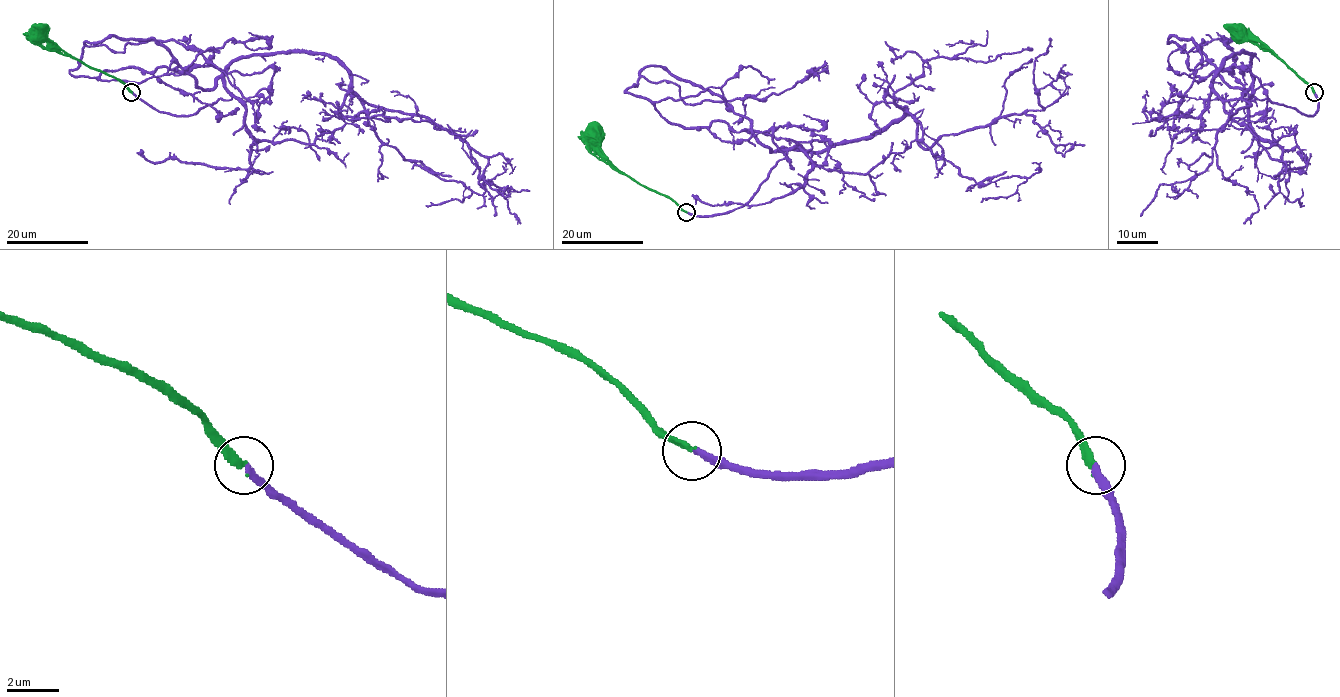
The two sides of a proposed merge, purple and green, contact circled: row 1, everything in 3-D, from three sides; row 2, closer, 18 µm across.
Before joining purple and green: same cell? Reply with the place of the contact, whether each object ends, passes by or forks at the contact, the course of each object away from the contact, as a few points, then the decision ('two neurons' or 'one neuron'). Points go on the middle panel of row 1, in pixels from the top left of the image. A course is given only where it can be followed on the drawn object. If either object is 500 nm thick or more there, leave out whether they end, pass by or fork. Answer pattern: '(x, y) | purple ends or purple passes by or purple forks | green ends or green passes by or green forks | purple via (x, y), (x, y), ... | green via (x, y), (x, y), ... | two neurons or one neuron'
(686, 212) | purple ends | green ends | purple via (687, 212), (742, 207), (779, 149), (871, 139), (906, 111), (930, 148), (1042, 110), (1034, 60), (1049, 38) | green via (687, 212), (673, 201), (623, 175), (595, 140) | one neuron

